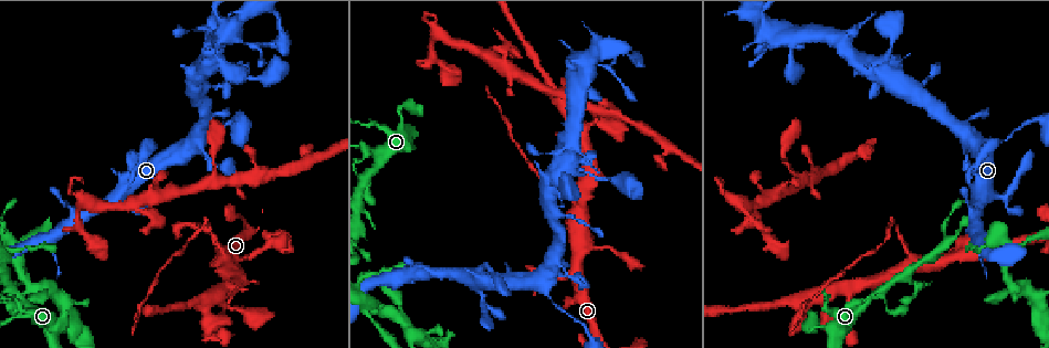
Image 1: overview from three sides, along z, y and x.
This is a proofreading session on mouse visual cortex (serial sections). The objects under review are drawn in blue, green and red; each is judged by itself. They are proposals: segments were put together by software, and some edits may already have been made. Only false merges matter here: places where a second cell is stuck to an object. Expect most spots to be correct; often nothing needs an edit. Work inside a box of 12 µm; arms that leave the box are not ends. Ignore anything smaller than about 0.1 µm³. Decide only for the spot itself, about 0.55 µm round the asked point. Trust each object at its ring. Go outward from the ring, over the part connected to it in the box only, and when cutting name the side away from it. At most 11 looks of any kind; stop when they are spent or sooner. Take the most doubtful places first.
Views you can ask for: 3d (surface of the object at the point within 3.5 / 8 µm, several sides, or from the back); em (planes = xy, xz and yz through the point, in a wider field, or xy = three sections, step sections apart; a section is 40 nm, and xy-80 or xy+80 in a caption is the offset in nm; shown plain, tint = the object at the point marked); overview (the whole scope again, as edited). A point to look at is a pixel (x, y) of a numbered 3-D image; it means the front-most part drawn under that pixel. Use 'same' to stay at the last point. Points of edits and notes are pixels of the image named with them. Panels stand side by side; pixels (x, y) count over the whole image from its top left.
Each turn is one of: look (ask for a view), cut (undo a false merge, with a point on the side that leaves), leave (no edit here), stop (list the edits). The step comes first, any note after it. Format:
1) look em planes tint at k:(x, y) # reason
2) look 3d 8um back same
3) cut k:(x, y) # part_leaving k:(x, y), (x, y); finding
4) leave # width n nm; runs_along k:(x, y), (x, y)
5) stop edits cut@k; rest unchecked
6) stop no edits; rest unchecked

look 3d 3.5um at 1:(915, 294) # abrupt turn

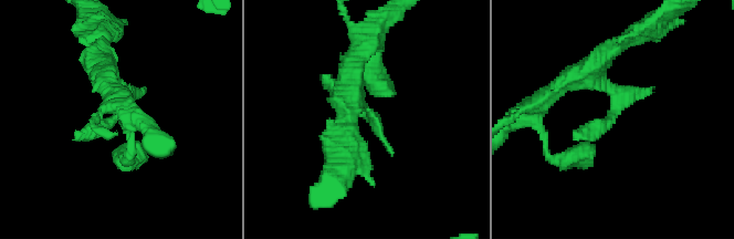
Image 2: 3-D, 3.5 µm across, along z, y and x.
look em planes tint at 2:(374, 117)

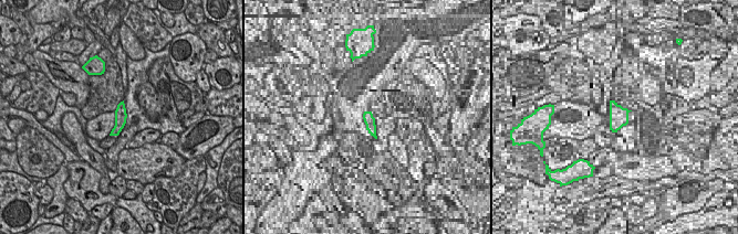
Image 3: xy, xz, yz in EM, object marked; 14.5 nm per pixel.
leave # runs_along 2:(107, 80), (125, 110), (84, 134); all the same cell

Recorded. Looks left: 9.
look em xy step 2 tint at 1:(909, 255) # small branch off a trunk

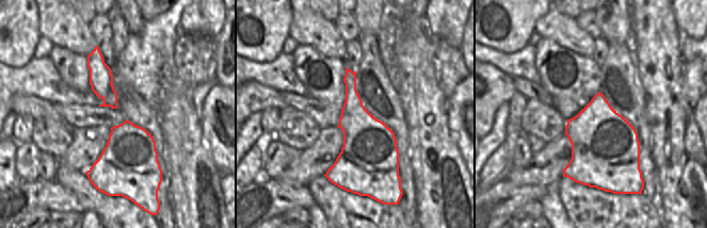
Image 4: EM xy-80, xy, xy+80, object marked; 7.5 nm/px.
look 3d 3.5um same

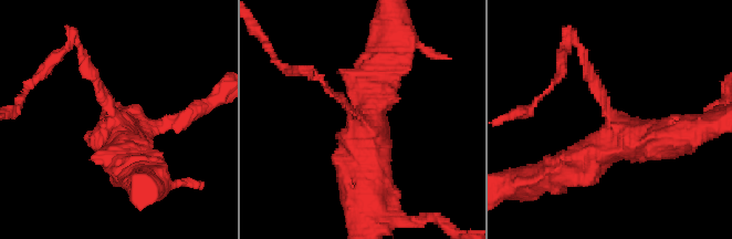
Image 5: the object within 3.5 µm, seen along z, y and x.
cut 5:(92, 75) # arms 3; part_leaving 5:(107, 101), (76, 43), (50, 63); two cells meet here

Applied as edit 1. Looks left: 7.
look 3d 3.5um at 1:(546, 287) # three arms meet

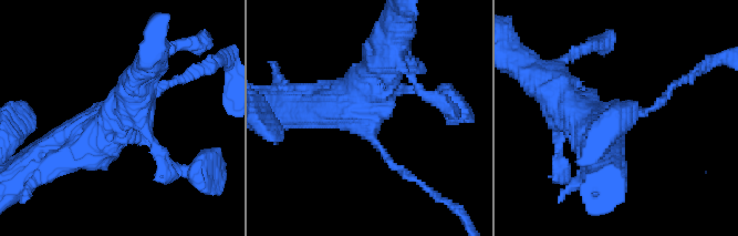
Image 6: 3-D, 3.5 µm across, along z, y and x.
look em xy step 3 tint at 6:(363, 126)

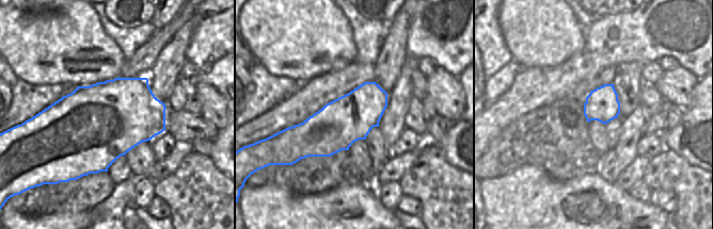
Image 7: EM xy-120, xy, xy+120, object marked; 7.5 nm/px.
look em xy step 1 tint same

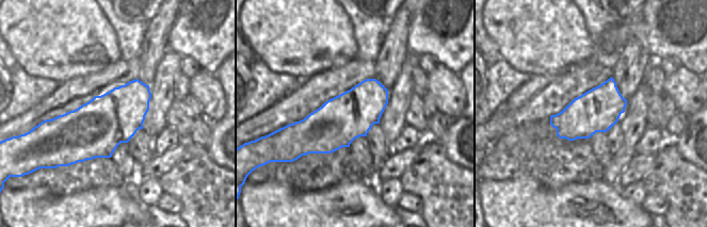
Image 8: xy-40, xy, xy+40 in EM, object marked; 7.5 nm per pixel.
leave # runs_along 6:(37, 163), (118, 122), (135, 91); one cell here

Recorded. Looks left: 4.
look 3d 3.5um at 1:(21, 306) # thick turns thin

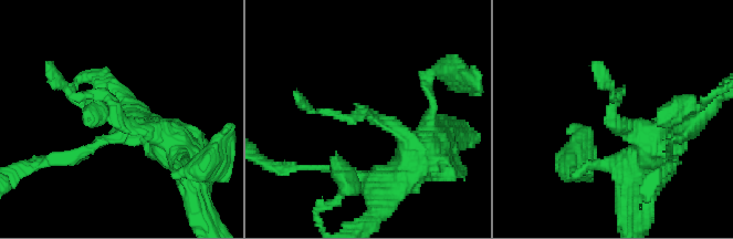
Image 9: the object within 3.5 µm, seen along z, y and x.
look em xy step 3 tint at 9:(119, 117) # arm_widths 100, 350 nm; now the EM

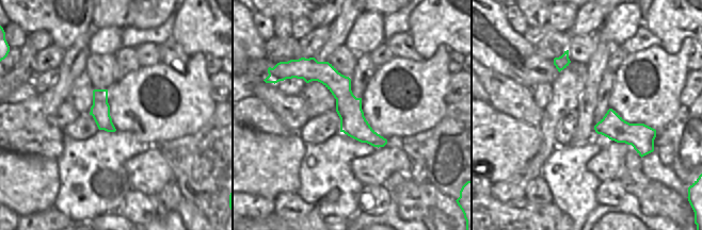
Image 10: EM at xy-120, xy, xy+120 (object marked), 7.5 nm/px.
leave # runs_along 10:(300, 65), (321, 71), (383, 142); one cell here

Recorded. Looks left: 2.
stop edits cut@5; rest unchecked

